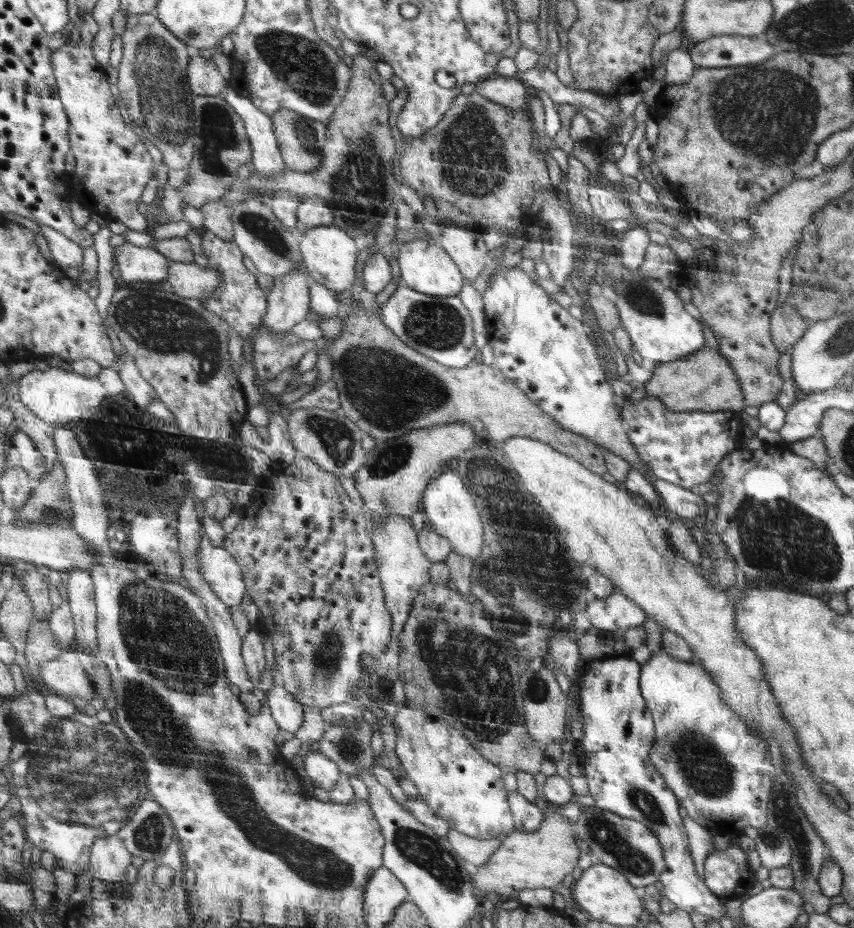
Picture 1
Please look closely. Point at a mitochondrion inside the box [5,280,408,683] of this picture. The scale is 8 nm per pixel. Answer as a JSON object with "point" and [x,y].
{"point":[162,324]}

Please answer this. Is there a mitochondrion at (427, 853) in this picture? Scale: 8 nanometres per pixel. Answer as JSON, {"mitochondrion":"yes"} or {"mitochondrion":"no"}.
{"mitochondrion":"yes"}

